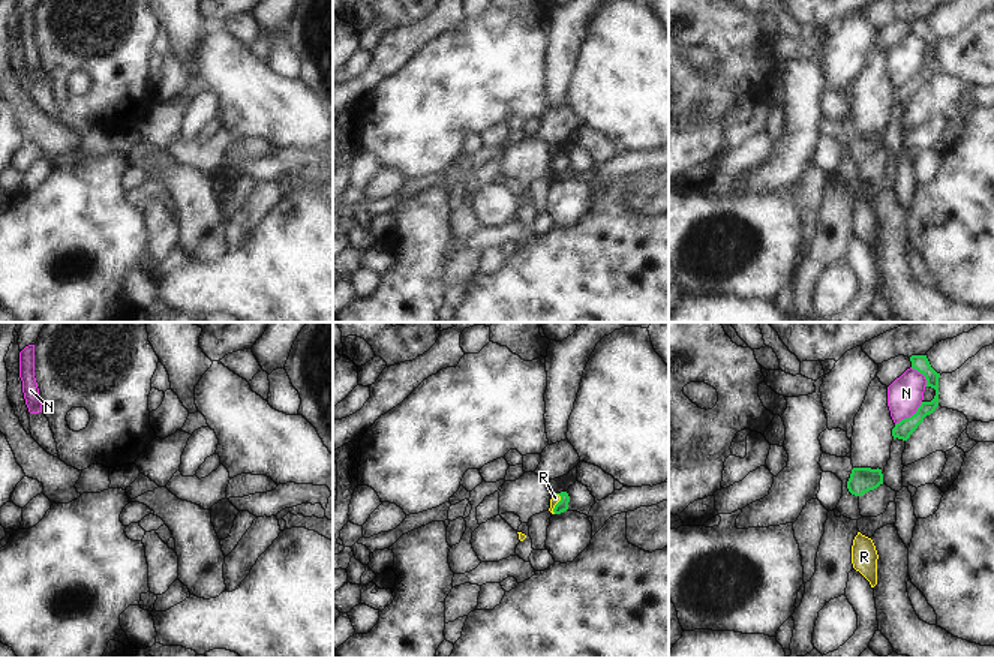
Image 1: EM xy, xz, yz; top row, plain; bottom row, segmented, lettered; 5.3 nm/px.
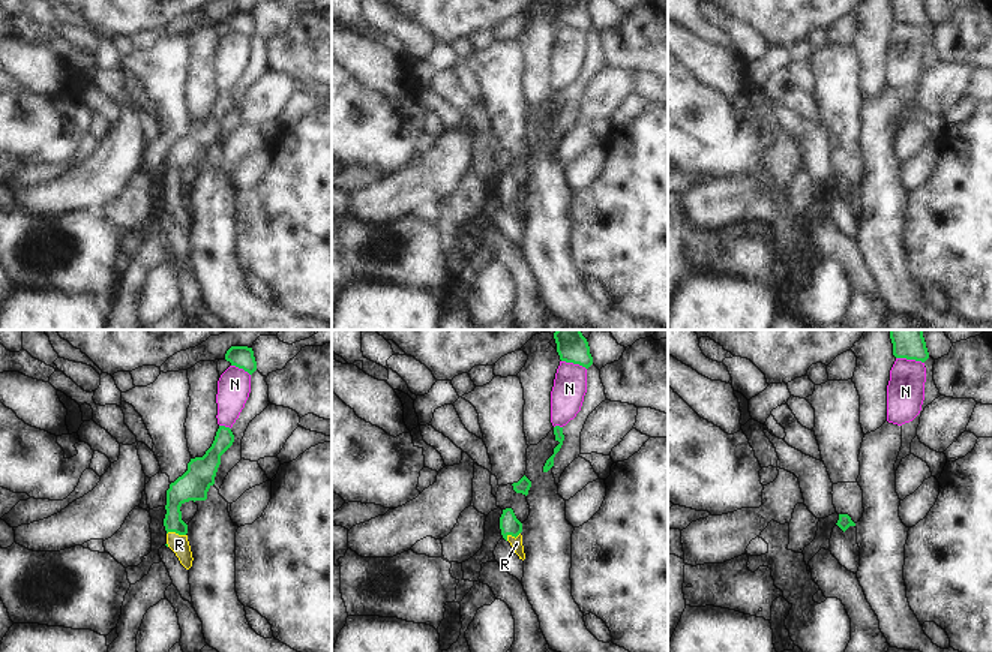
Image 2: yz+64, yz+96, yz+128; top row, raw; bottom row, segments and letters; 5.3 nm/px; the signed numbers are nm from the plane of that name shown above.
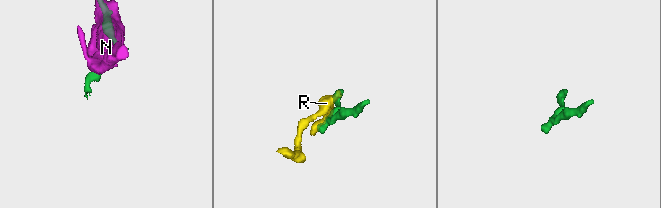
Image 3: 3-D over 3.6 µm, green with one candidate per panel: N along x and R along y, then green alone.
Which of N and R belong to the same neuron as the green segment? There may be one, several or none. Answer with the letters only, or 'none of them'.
R

